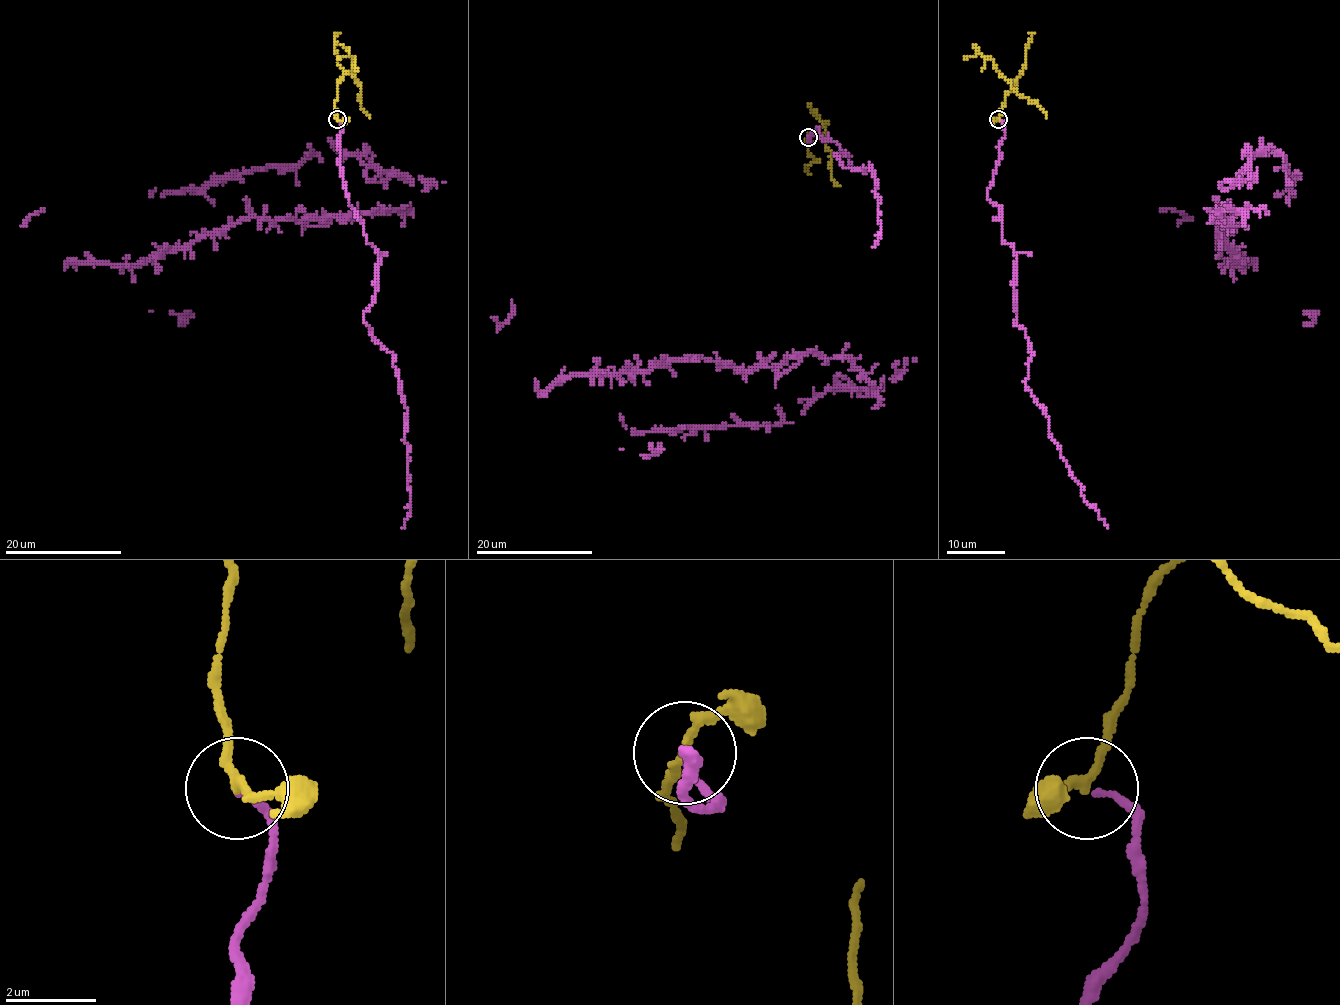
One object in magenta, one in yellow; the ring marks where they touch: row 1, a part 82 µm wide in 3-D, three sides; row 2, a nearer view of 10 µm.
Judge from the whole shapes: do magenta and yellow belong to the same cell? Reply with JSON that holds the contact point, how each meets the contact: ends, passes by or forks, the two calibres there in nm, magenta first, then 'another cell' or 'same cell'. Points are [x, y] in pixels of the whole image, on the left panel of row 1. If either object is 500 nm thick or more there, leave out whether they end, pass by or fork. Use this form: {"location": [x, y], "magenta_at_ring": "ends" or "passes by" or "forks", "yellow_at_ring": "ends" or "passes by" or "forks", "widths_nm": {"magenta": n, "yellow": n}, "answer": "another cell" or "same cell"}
{"location": [337, 119], "magenta_at_ring": "ends", "yellow_at_ring": "passes by", "widths_nm": {"magenta": 130, "yellow": 200}, "answer": "same cell"}

